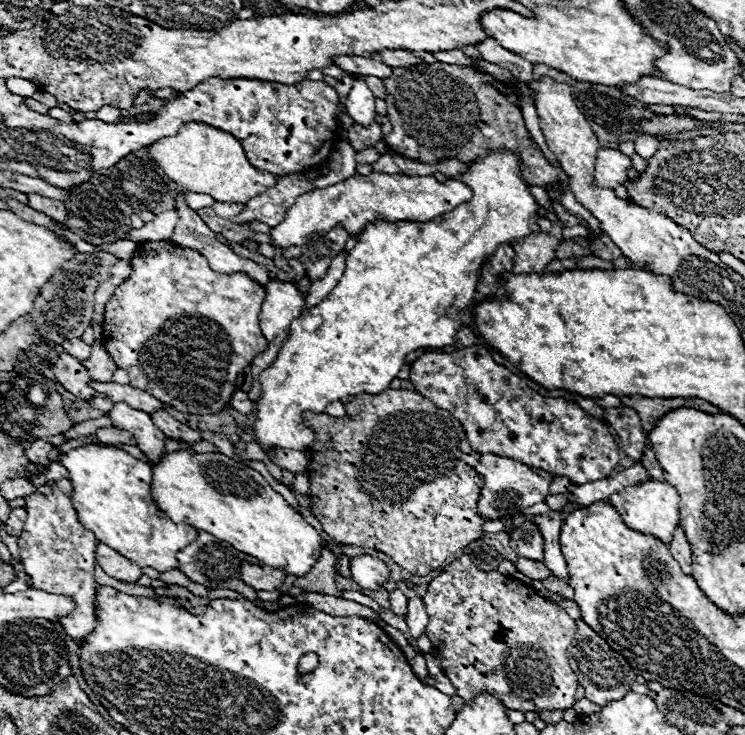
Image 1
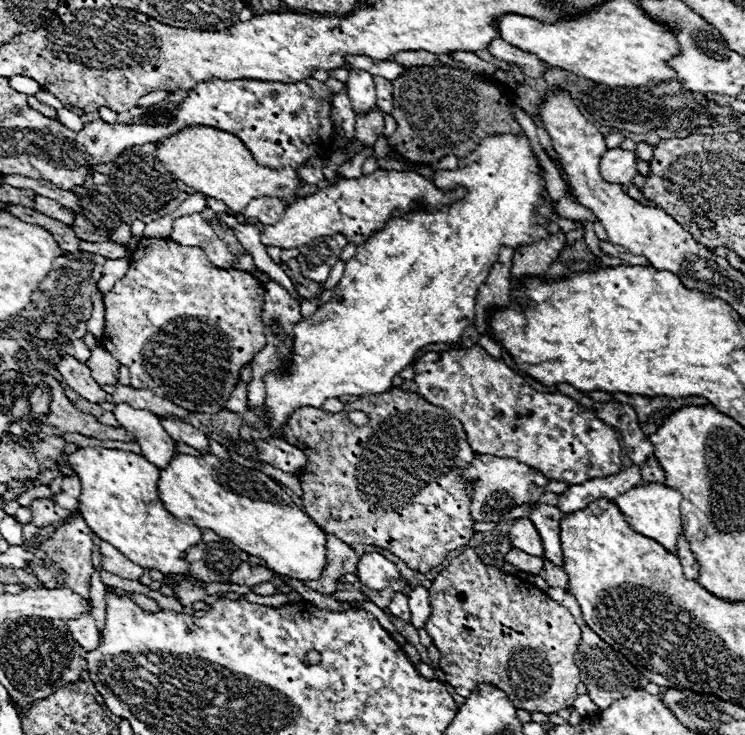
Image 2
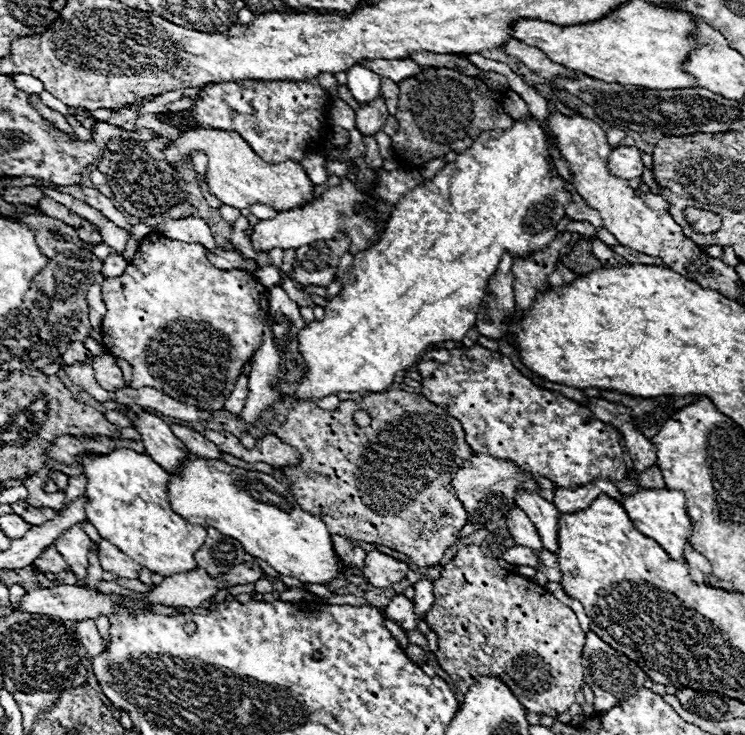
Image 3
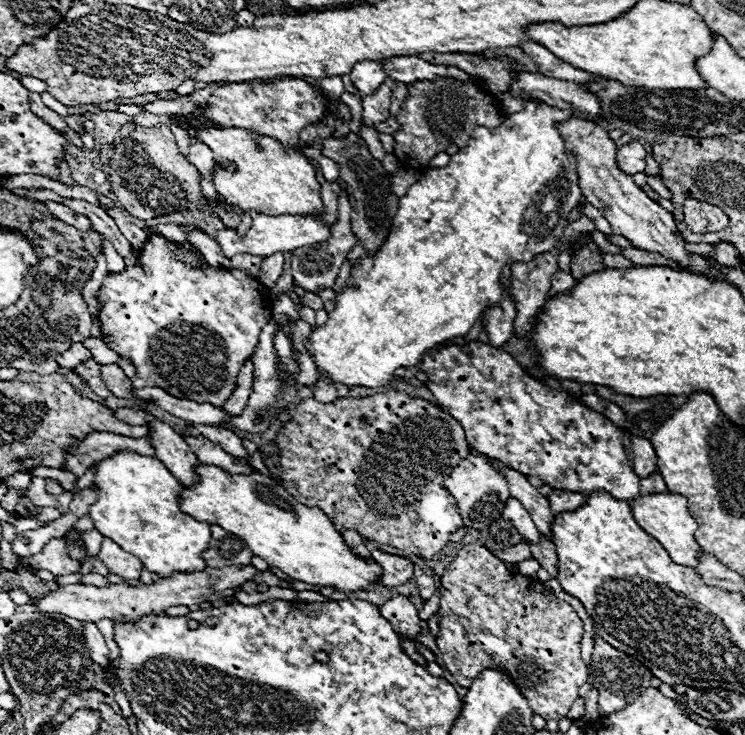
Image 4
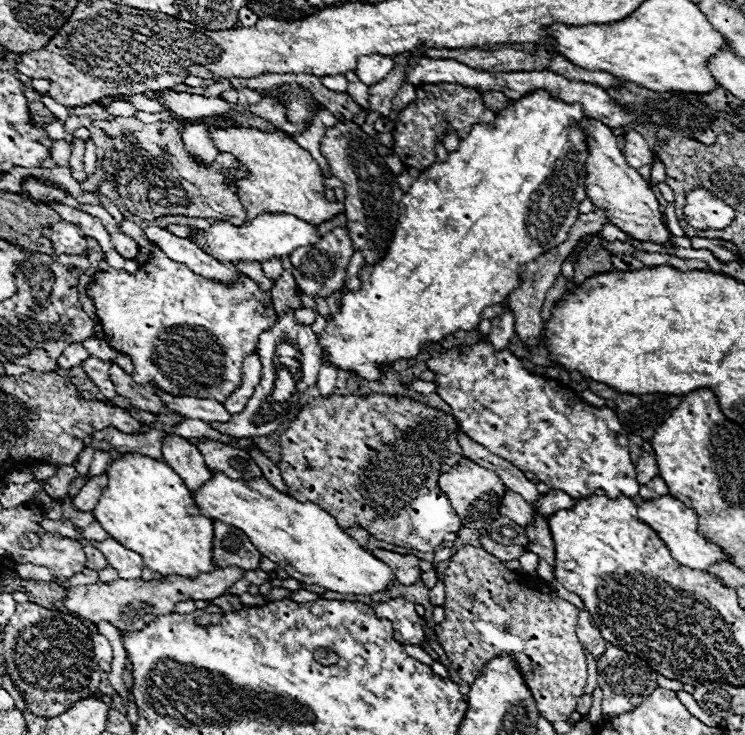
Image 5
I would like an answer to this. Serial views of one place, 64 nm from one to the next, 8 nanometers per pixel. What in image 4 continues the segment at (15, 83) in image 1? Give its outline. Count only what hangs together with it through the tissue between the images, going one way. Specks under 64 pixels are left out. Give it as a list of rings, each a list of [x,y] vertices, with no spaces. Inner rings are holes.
[[[20,76],[18,80],[22,82],[22,86],[26,86],[28,92],[38,92],[38,94],[46,92],[46,84],[44,84],[42,80],[38,80],[38,78],[32,78],[32,76]]]

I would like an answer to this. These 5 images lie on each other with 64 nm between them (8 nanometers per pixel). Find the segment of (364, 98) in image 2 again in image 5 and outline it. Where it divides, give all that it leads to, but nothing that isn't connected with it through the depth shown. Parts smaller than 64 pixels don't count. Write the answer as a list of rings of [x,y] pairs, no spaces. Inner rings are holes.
[[[372,54],[360,56],[360,62],[356,64],[356,76],[366,86],[374,86],[380,82],[380,78],[386,78],[386,74],[392,70],[394,59],[392,56]]]

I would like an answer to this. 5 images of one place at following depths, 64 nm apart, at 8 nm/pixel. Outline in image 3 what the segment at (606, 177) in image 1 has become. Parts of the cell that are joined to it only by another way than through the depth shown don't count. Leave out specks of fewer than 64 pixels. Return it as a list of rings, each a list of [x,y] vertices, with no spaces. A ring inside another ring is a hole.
[[[618,146],[608,156],[608,170],[610,174],[632,180],[636,176],[642,176],[644,164],[640,160],[640,150],[636,146]]]

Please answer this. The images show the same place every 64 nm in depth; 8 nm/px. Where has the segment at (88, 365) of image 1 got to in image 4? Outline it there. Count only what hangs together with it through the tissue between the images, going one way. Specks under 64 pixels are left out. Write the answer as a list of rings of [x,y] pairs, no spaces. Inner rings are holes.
[[[106,364],[100,366],[100,378],[102,382],[108,386],[108,390],[118,396],[118,398],[130,398],[128,390],[132,390],[132,382],[130,378],[122,372],[122,368],[118,364]]]

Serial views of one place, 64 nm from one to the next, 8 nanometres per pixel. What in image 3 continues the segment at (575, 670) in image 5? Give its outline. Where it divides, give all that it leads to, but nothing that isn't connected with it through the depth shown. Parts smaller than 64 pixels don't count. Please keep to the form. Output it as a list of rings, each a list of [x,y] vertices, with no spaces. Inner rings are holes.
[[[464,546],[454,560],[446,564],[440,578],[434,580],[434,606],[424,620],[438,636],[440,668],[450,674],[462,694],[466,694],[480,676],[496,676],[516,694],[526,710],[554,718],[574,704],[576,692],[584,684],[584,668],[580,666],[584,632],[576,614],[530,578],[500,568],[498,562],[486,558],[478,546]]]

